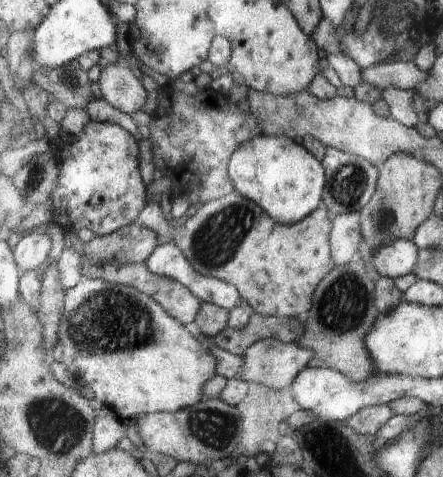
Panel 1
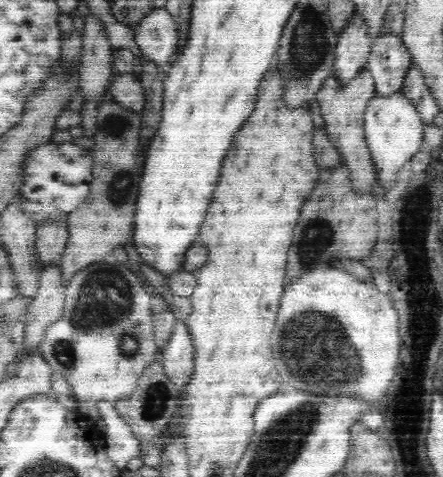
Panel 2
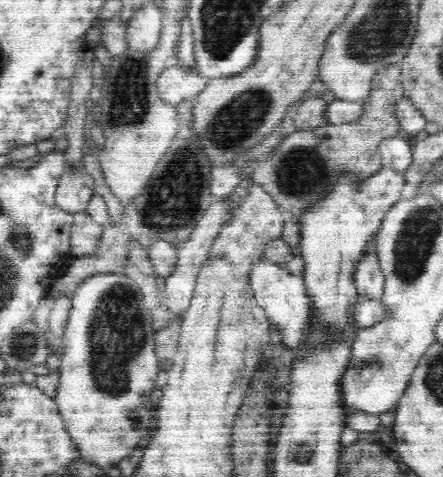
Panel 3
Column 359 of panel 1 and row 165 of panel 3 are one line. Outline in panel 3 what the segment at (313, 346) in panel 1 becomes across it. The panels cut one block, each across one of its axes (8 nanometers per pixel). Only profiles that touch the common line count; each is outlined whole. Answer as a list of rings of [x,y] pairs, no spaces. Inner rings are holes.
[[[392,64],[375,76],[364,104],[364,114],[359,120],[326,125],[312,131],[293,130],[281,140],[273,155],[258,162],[250,178],[297,219],[303,217],[320,198],[336,190],[340,179],[350,178],[356,186],[360,186],[360,182],[368,182],[383,167],[377,146],[385,138],[401,133],[395,112],[402,70],[400,64]]]

